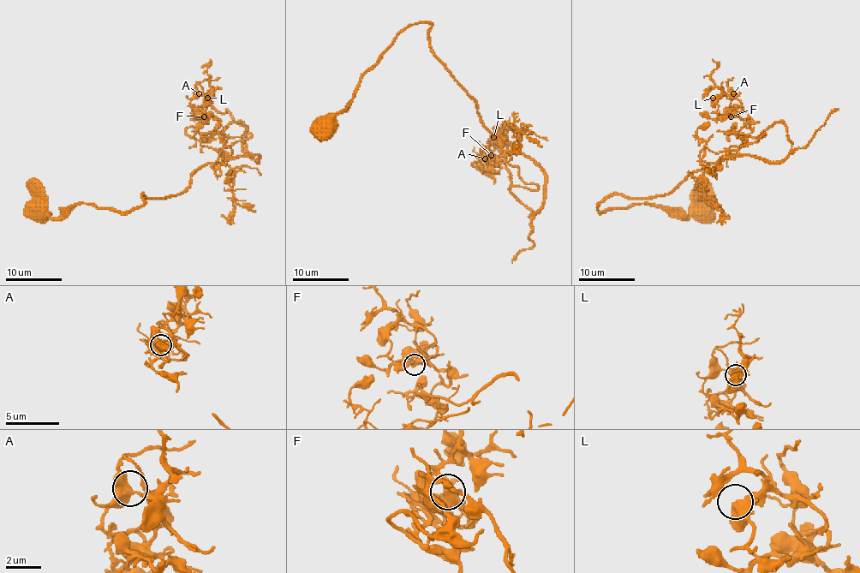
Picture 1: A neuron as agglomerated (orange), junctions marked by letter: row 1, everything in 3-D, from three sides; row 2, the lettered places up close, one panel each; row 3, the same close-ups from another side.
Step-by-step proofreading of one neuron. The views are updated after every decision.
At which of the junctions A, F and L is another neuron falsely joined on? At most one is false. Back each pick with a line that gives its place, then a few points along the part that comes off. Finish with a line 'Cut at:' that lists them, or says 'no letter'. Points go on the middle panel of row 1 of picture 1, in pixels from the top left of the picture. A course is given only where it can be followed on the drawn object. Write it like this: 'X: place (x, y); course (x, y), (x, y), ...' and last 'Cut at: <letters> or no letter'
Cut at: no letter

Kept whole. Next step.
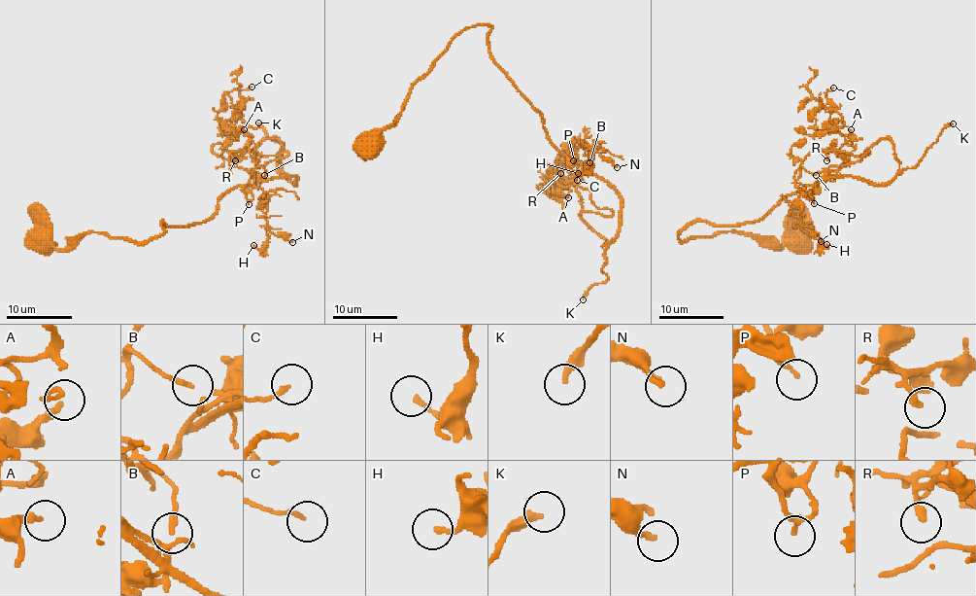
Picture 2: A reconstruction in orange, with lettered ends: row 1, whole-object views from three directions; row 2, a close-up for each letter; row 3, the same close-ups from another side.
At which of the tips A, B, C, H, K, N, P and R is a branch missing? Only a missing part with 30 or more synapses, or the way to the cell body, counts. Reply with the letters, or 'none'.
K

